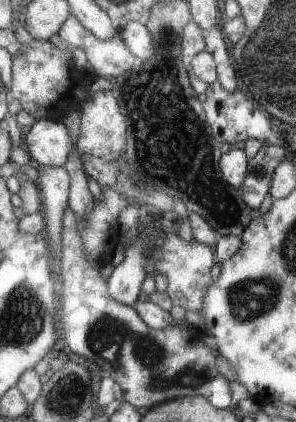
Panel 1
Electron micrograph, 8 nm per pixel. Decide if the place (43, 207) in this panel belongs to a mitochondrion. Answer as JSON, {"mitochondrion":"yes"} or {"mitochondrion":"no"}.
{"mitochondrion":"no"}

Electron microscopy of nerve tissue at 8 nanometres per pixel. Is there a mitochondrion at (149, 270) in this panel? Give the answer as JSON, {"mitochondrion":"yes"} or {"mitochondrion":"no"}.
{"mitochondrion":"no"}

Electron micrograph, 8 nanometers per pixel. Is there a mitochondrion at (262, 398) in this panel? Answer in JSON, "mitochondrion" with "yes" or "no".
{"mitochondrion":"no"}

